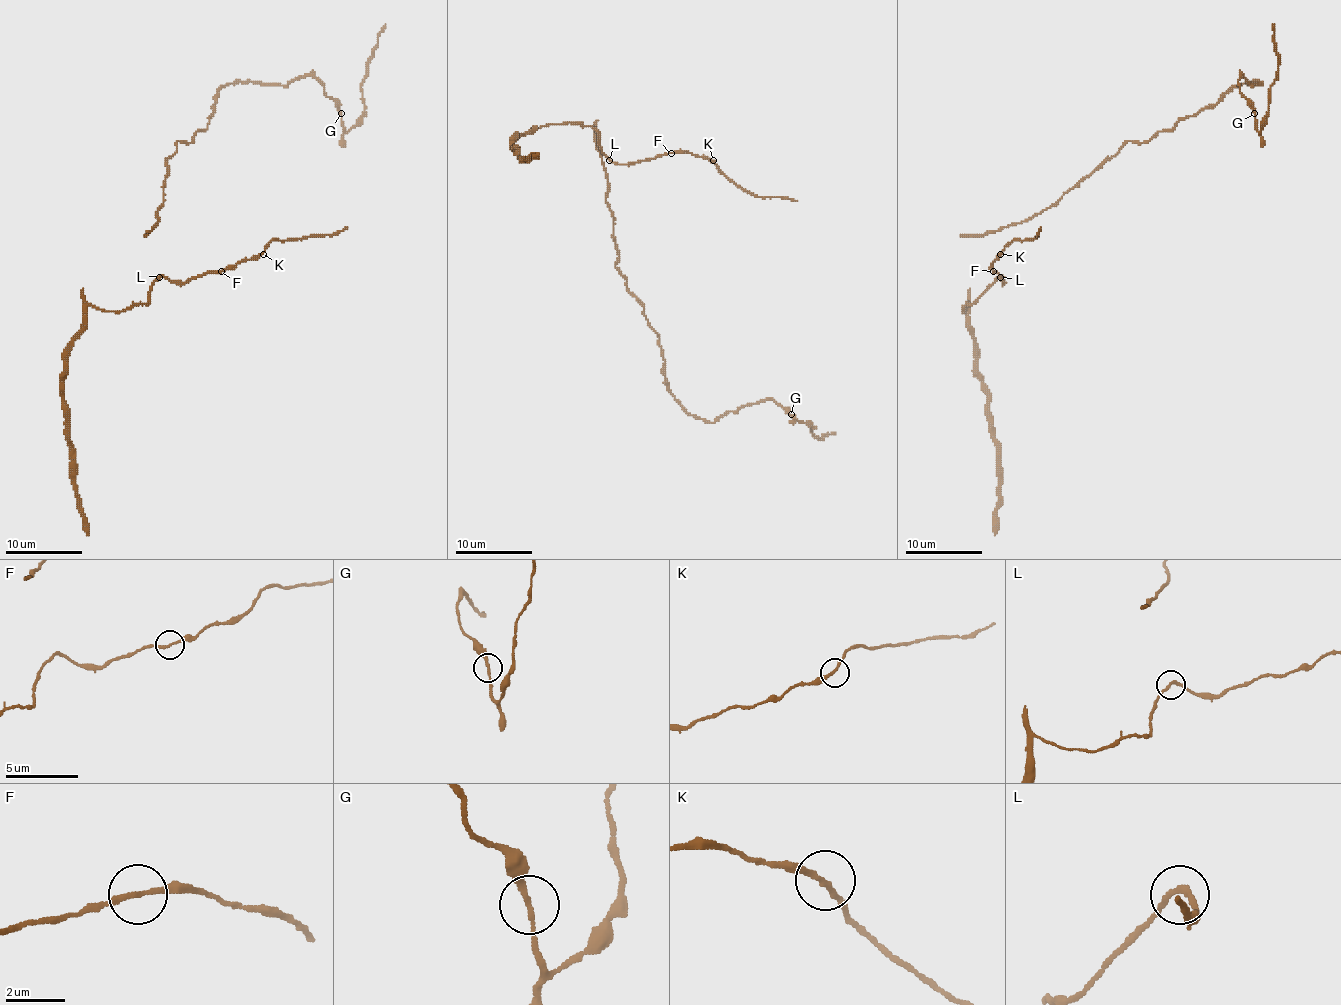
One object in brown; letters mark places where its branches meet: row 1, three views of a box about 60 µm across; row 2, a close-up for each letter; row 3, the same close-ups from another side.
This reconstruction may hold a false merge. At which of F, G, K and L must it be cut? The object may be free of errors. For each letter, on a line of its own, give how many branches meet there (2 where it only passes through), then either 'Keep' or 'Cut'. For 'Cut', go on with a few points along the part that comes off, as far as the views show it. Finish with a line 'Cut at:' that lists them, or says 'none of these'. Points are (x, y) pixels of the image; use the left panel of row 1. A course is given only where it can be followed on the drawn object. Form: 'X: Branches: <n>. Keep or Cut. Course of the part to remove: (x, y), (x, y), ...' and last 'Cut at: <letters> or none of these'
F: Branches: 2. Keep
G: Branches: 2. Keep
K: Branches: 2. Keep
L: Branches: 2. Keep
Cut at: none of these

